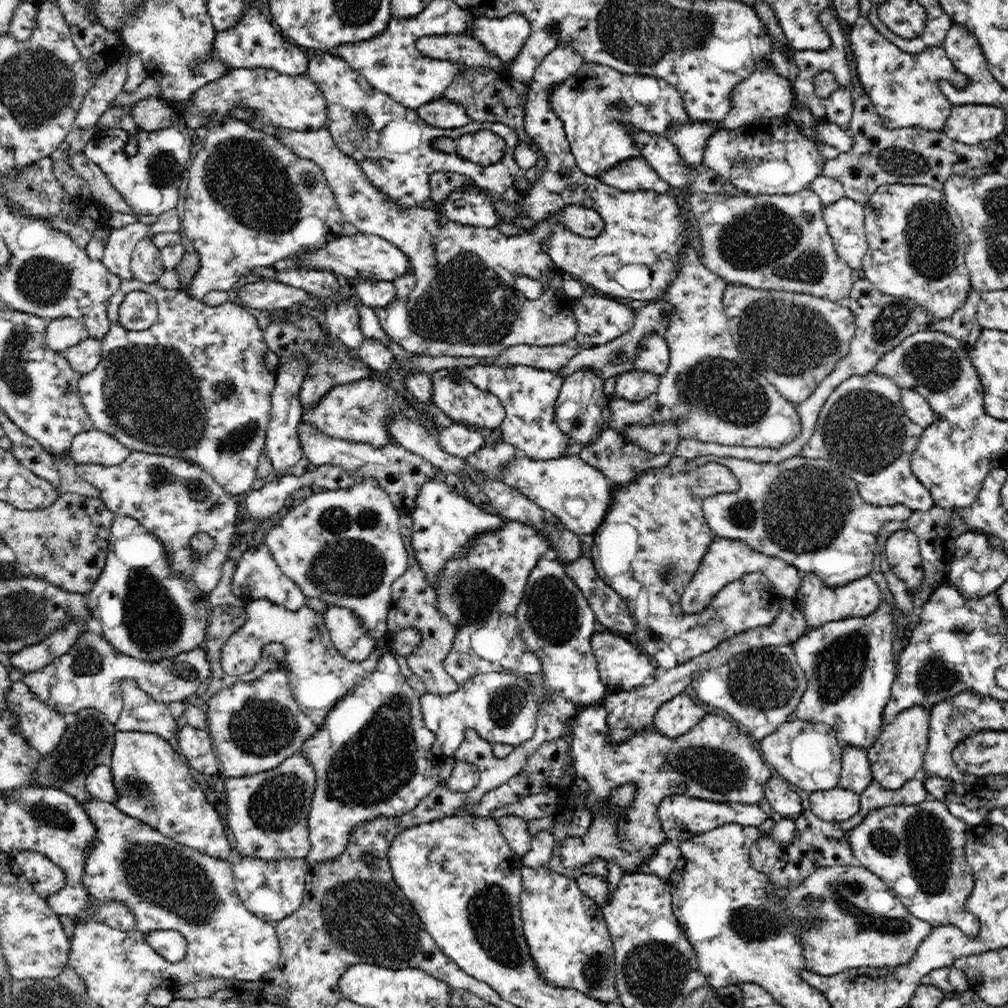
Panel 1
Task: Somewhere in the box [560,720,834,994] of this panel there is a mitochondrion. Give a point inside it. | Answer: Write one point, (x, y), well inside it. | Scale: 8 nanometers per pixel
(716, 770)

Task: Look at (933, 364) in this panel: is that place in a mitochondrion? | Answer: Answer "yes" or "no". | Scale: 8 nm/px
yes

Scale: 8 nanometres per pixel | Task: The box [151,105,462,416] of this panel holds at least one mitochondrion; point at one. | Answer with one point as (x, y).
(252, 185)

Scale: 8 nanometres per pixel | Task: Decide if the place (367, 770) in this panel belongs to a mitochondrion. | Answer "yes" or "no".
yes

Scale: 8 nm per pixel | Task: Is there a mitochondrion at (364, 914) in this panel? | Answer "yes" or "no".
yes

